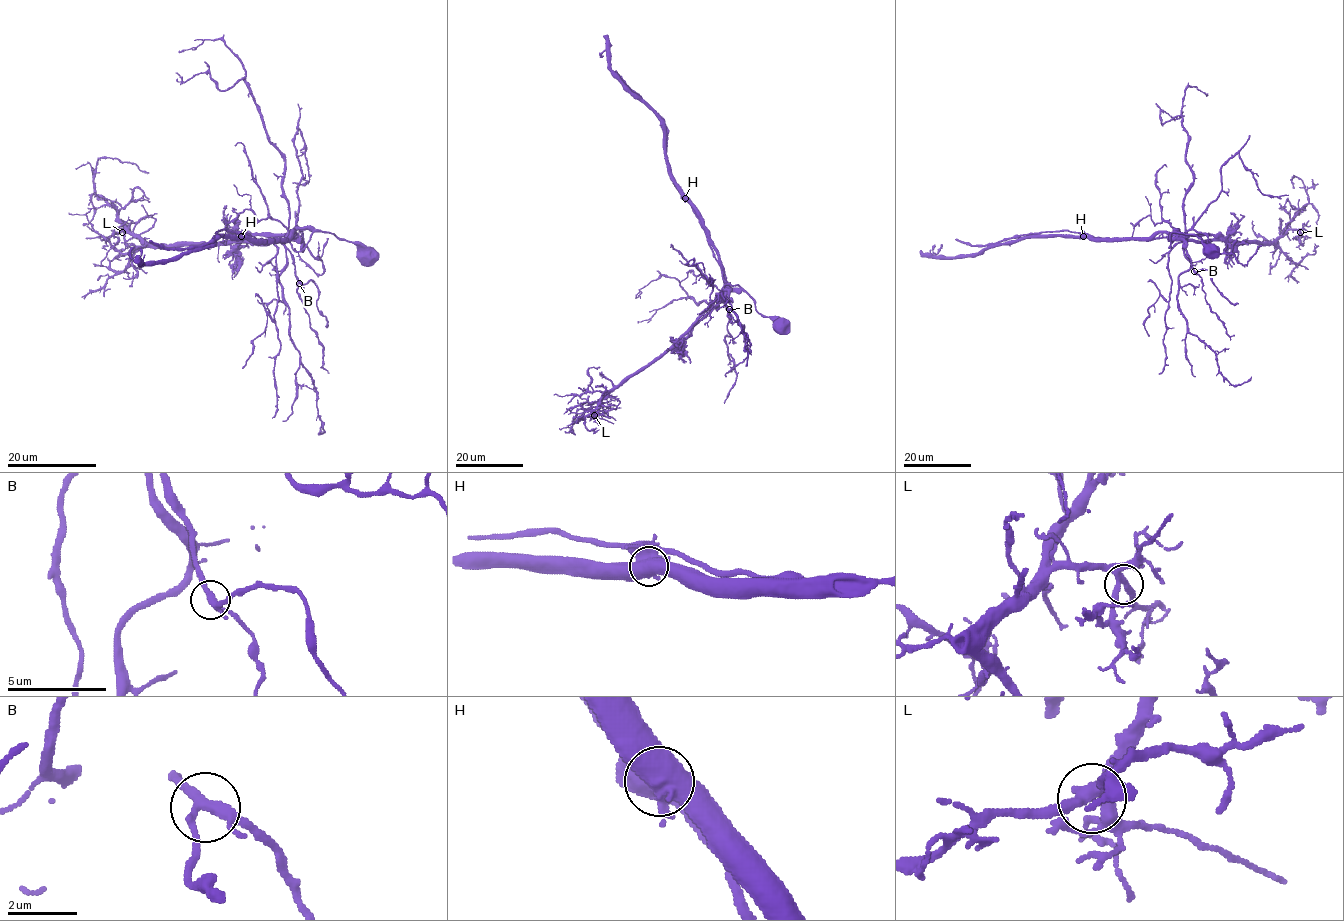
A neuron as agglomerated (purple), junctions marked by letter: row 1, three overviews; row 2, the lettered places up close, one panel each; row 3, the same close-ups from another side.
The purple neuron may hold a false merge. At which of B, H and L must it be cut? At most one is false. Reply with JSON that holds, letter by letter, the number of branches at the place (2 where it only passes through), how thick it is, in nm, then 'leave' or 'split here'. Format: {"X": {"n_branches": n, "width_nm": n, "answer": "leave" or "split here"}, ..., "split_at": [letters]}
{"B": {"n_branches": 4, "width_nm": 280, "answer": "leave"}, "H": {"n_branches": 6, "width_nm": 600, "answer": "split here"}, "L": {"n_branches": 4, "width_nm": 320, "answer": "leave"}, "split_at": ["H"]}

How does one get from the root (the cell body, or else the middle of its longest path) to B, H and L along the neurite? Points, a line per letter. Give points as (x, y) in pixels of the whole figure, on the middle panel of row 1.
B: (781, 328), (769, 317), (762, 316), (755, 302), (741, 289), (726, 291), (718, 299), (729, 309)
H: (781, 328), (769, 317), (762, 316), (744, 291), (725, 290), (724, 270), (718, 252), (700, 213), (684, 198)
L: (781, 328), (769, 317), (762, 316), (744, 291), (730, 290), (662, 353), (599, 402), (594, 415)

